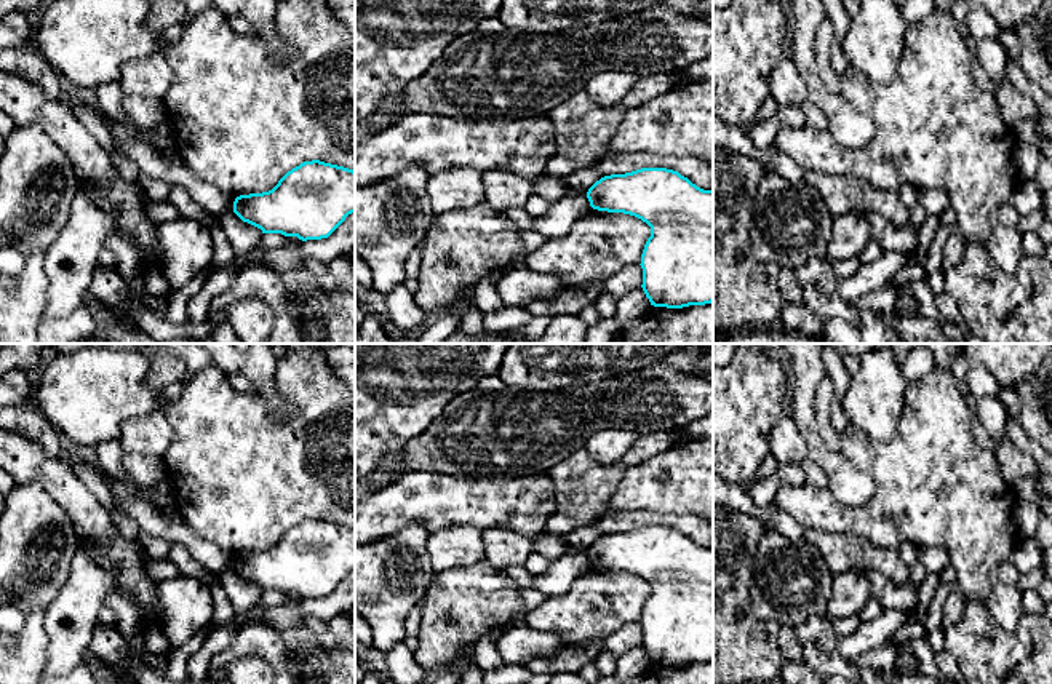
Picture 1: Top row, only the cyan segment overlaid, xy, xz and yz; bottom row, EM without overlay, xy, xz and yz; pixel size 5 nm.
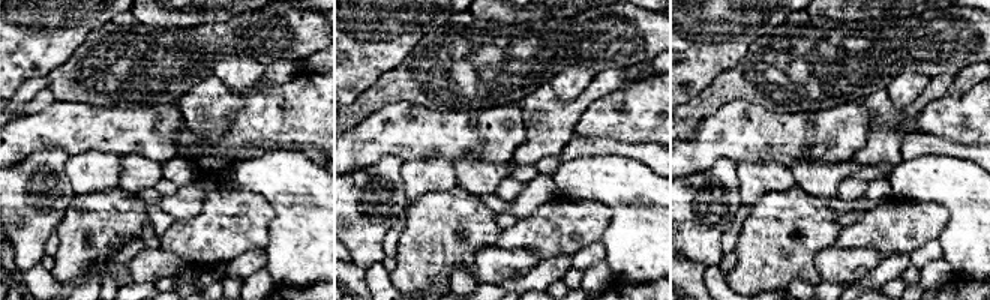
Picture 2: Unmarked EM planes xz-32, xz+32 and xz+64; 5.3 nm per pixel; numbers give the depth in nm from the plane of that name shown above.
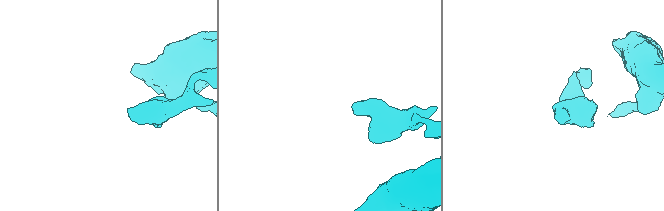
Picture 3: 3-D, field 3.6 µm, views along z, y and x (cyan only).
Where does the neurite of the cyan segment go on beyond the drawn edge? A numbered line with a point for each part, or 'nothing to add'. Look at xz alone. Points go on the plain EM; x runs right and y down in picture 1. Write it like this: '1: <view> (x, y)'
nothing to add

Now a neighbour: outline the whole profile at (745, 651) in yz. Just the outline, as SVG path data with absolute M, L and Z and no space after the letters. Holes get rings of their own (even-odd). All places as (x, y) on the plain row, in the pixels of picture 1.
M713 505L713 684L779 684L785 665L780 623L761 622L750 604L751 563L766 527L755 518Z

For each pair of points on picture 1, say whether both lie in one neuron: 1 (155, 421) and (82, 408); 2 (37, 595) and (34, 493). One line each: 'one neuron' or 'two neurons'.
1: two neurons
2: one neuron

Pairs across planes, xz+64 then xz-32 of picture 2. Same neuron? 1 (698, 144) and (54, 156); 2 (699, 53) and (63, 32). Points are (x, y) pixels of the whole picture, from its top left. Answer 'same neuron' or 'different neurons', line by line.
1: different neurons
2: same neuron

